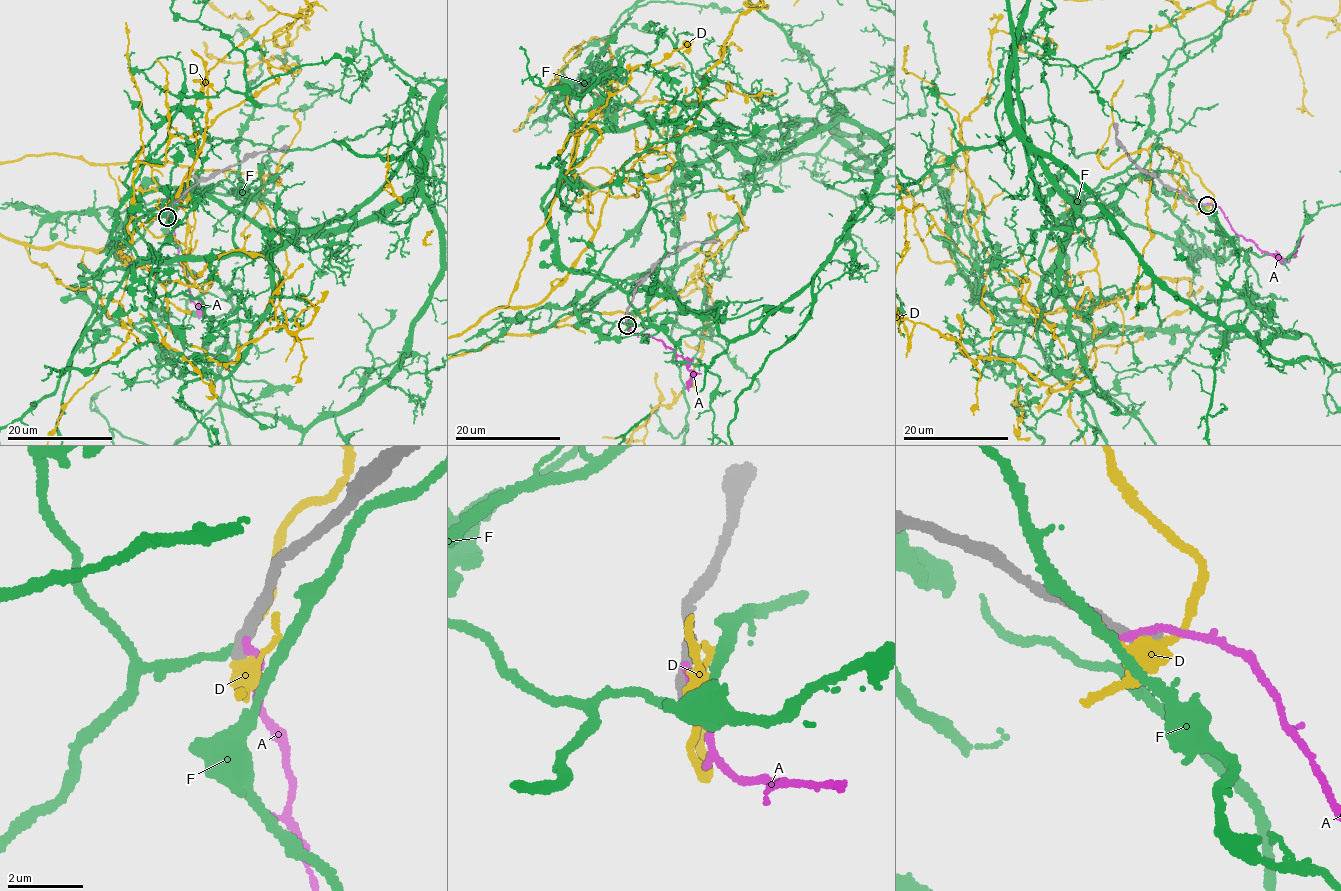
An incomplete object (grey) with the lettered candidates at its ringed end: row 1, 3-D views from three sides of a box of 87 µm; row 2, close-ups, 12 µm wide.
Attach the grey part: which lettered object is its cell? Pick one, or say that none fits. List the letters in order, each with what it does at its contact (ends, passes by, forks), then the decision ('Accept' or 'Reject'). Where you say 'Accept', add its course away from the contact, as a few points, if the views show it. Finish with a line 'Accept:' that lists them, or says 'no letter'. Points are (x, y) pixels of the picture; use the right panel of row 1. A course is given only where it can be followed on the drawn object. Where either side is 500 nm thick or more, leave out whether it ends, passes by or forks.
A: It ends there. Reject
D: It forks there. Reject
F: It passes by. Reject
Accept: no letter

